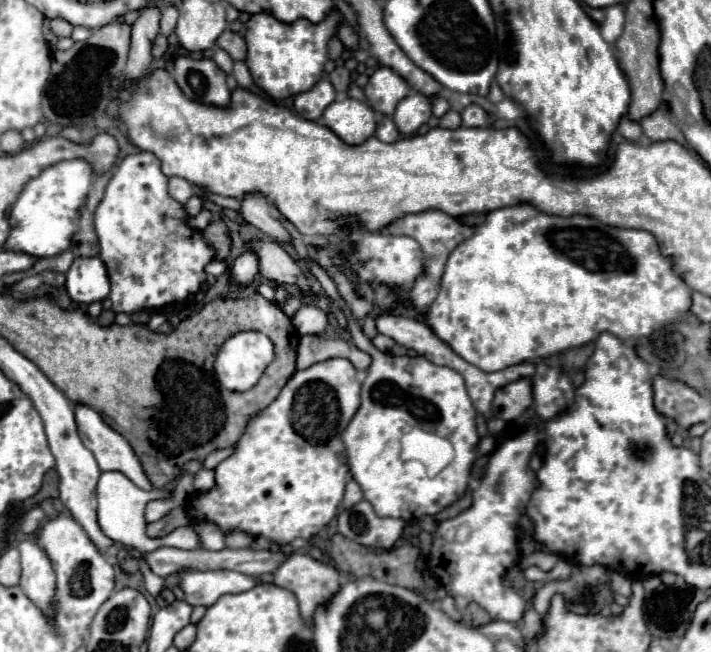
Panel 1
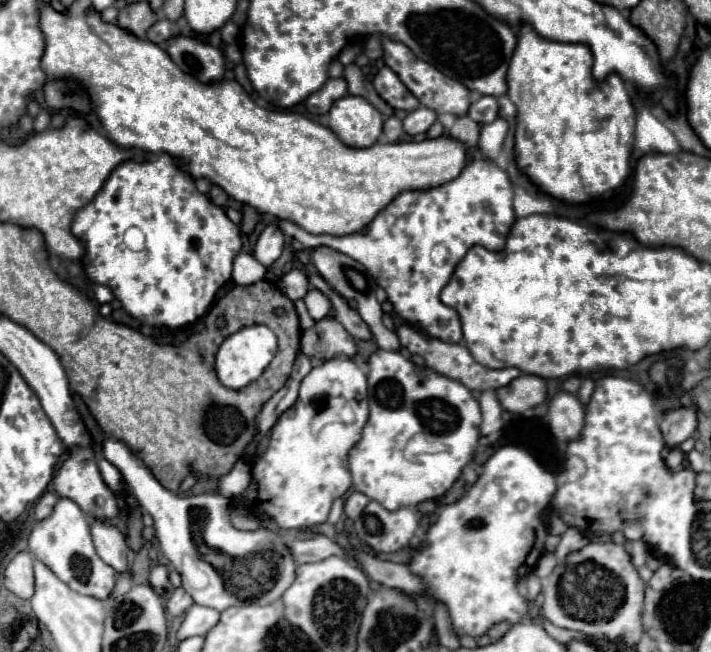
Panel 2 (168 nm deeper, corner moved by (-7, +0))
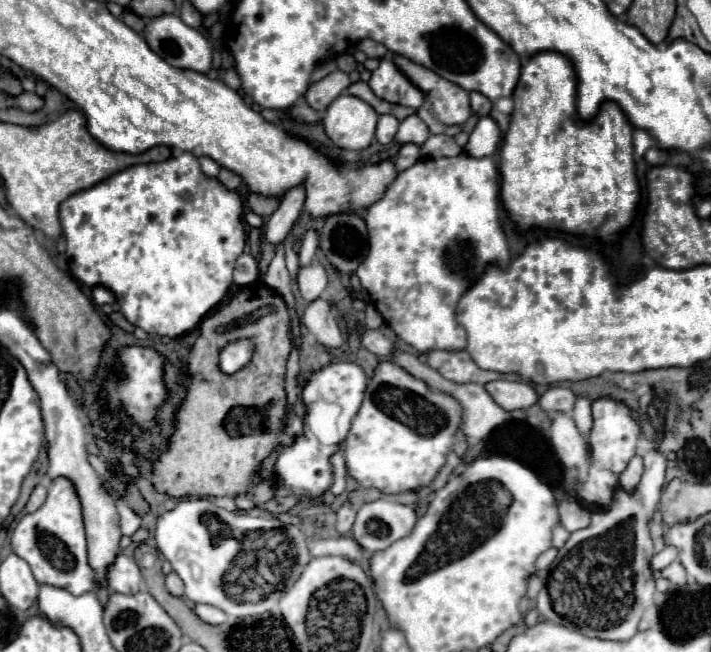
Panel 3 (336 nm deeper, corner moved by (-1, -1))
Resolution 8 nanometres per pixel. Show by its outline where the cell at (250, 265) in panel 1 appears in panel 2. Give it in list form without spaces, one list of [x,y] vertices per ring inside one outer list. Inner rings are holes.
[[[269,223],[269,225],[263,229],[263,233],[259,235],[253,255],[255,255],[255,259],[257,259],[261,265],[269,267],[275,259],[279,259],[283,247],[285,247],[285,235],[283,235],[283,231],[281,231],[275,223]]]

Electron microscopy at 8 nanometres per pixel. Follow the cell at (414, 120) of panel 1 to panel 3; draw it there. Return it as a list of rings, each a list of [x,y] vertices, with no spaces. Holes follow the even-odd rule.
[[[415,114],[405,118],[401,124],[399,124],[399,130],[397,130],[397,142],[401,144],[407,144],[407,142],[415,142],[415,144],[423,144],[427,138],[429,138],[429,128],[425,126],[425,122],[421,118],[417,118]]]

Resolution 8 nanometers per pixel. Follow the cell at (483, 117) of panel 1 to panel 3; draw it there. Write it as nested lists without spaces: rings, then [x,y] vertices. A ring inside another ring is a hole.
[[[471,92],[471,110],[473,110],[473,114],[477,114],[477,116],[487,116],[487,114],[493,110],[493,104],[491,104],[491,100],[485,98],[483,94]]]

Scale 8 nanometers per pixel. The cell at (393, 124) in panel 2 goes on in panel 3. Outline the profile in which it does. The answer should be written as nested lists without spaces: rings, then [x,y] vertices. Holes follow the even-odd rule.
[[[383,114],[383,116],[379,116],[377,136],[375,136],[375,138],[377,138],[381,144],[389,144],[389,142],[395,138],[397,128],[399,128],[399,120],[397,120],[395,116],[391,116],[391,114]]]

